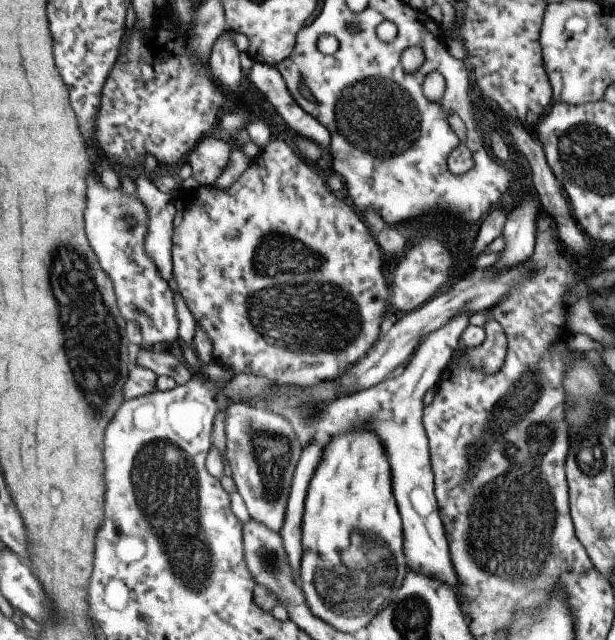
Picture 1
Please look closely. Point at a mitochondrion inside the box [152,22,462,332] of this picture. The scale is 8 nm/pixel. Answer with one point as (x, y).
(375, 114)

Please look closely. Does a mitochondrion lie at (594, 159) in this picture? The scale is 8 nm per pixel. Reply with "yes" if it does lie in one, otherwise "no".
yes

